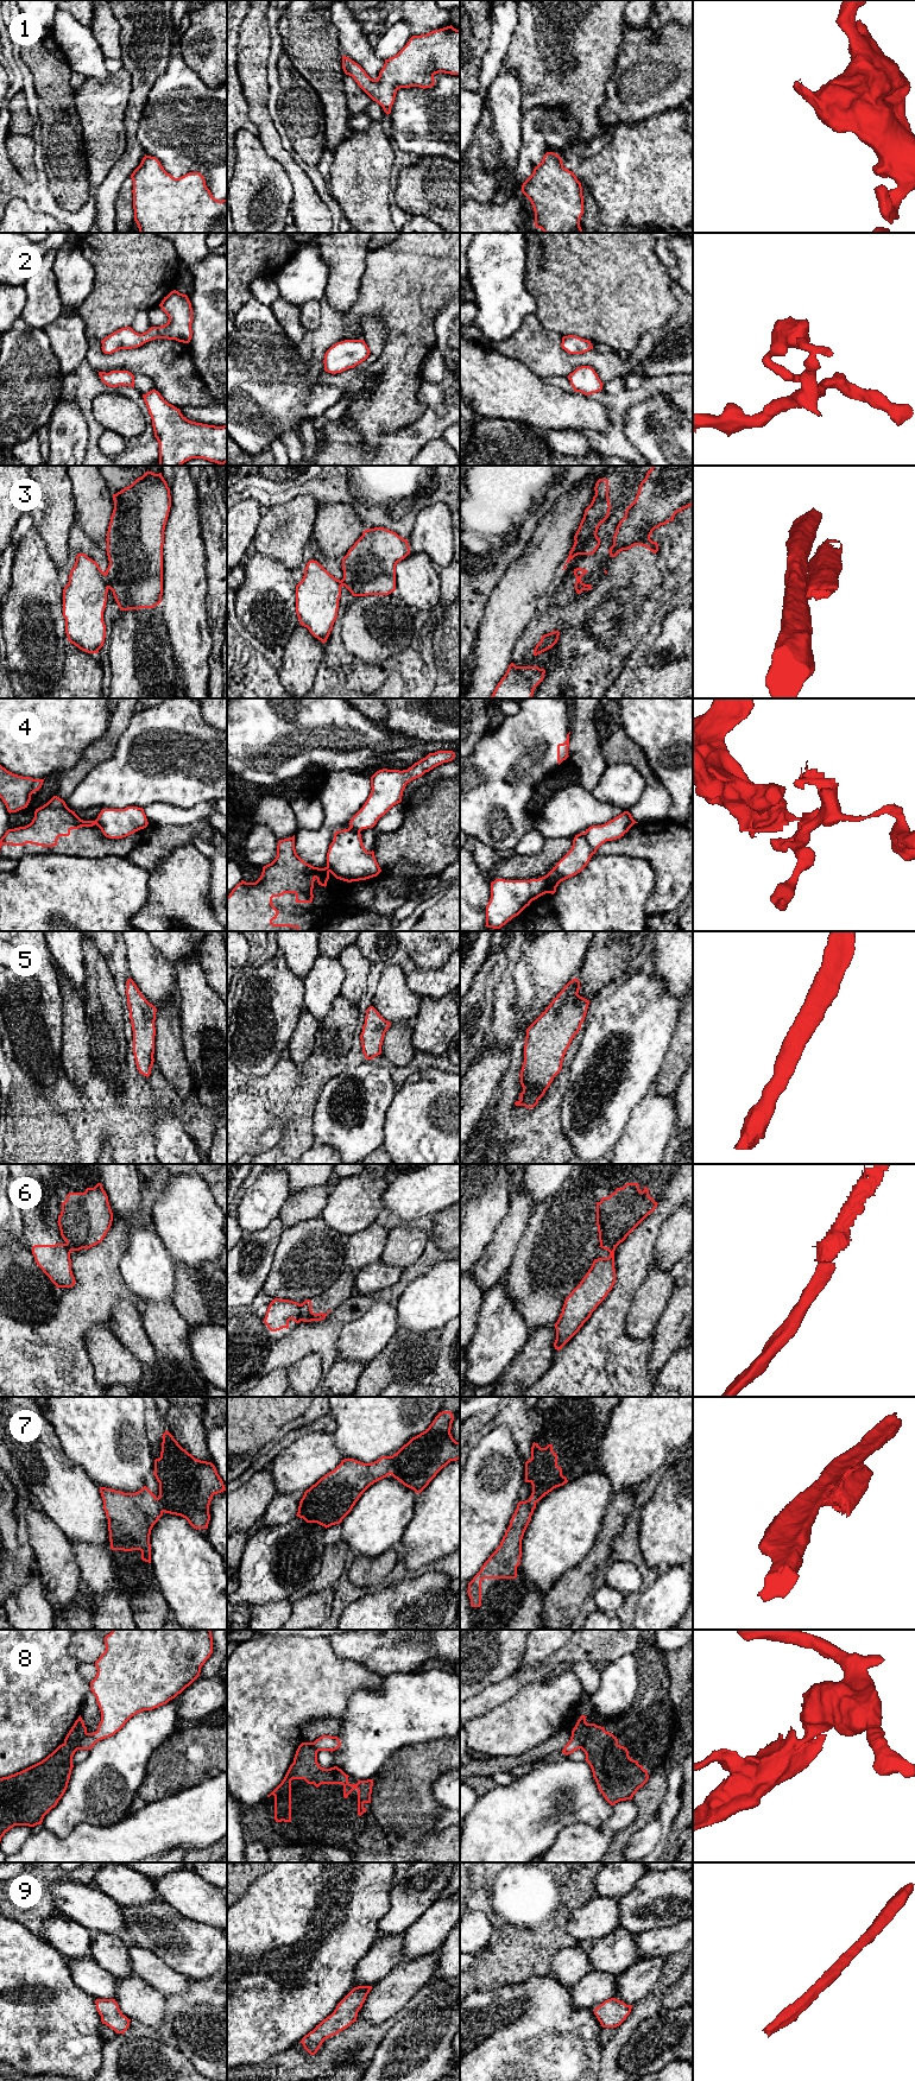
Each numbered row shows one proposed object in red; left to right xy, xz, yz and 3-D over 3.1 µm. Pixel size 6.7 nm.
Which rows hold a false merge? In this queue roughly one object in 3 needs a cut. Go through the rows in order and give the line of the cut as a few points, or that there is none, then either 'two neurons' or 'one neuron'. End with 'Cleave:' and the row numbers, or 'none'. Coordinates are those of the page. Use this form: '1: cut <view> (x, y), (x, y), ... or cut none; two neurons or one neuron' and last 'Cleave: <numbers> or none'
1: cut none; one neuron
2: cut none; one neuron
3: cut xy (105, 574), (108, 587); two neurons
4: cut xz (327, 866), (329, 871); two neurons
5: cut none; one neuron
6: cut xz (301, 1304), (302, 1320); two neurons
7: cut xz (392, 1456), (392, 1471), (390, 1473); two neurons
8: cut xy (87, 1733), (79, 1749); two neurons
9: cut none; one neuron
Cleave: 3, 4, 6, 7, 8

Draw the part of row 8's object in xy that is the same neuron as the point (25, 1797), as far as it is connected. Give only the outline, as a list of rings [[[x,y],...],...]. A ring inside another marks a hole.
[[[81,1718],[64,1742],[42,1761],[0,1778],[0,1841],[14,1826],[34,1827],[57,1805],[70,1779],[72,1757],[87,1734]]]

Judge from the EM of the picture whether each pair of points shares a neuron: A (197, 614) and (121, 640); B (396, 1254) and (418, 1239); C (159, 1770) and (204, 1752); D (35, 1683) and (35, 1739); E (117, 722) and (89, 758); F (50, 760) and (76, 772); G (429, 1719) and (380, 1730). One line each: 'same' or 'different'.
A: different
B: same
C: same
D: same
E: same
F: different
G: same

